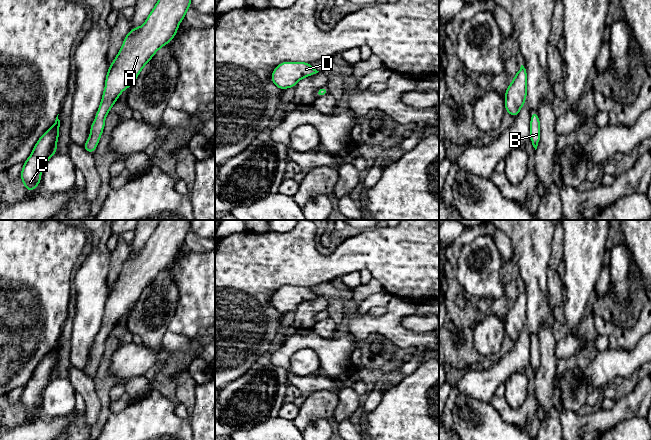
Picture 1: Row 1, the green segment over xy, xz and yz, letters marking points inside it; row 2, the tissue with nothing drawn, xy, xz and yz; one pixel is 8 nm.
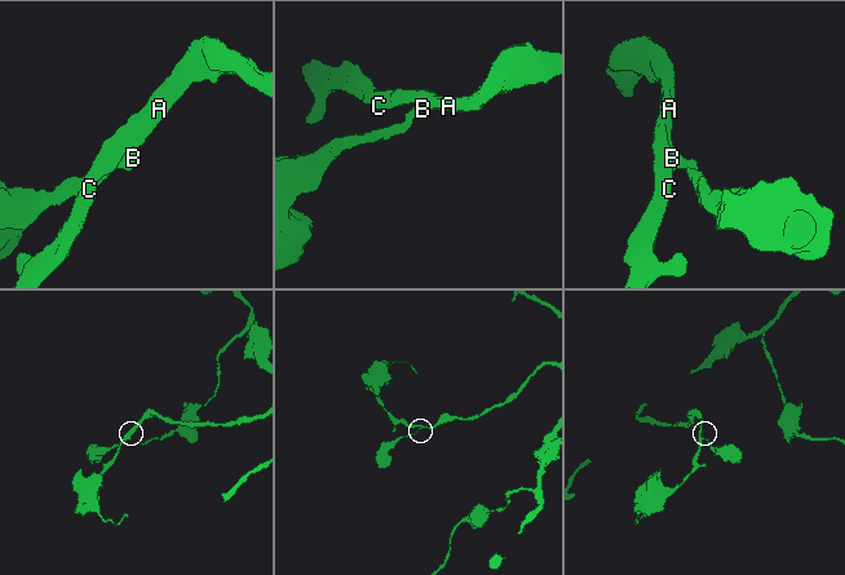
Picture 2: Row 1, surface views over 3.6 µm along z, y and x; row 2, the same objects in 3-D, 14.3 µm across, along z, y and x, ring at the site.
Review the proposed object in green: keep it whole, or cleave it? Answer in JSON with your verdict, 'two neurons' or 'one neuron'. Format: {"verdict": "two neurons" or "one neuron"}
{"verdict": "one neuron"}

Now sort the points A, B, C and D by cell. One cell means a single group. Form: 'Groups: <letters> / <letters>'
Groups: A B C D

